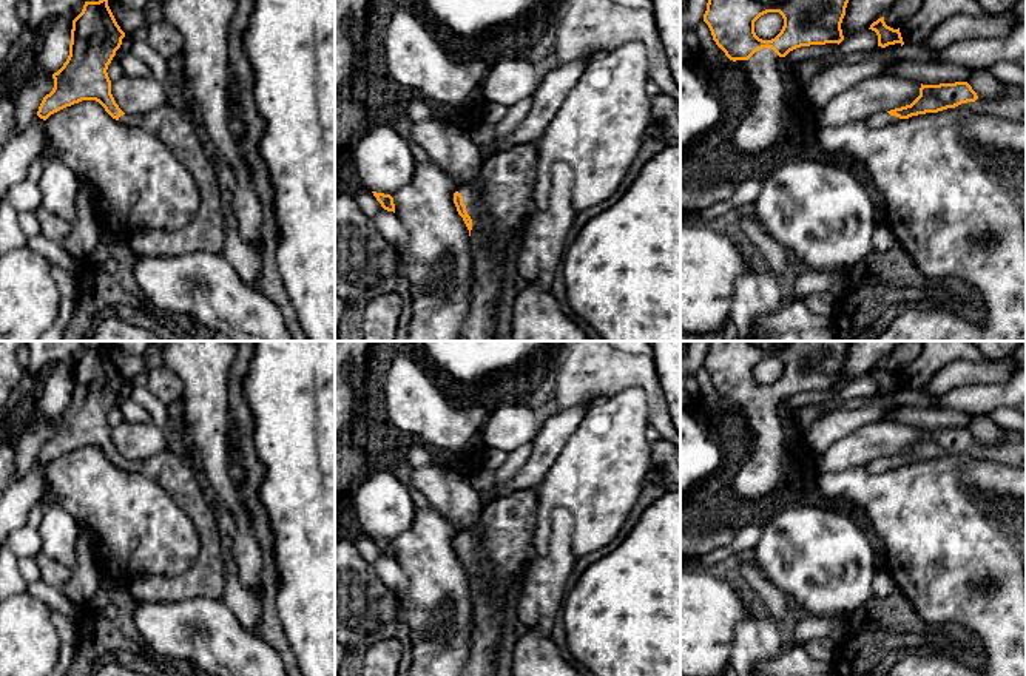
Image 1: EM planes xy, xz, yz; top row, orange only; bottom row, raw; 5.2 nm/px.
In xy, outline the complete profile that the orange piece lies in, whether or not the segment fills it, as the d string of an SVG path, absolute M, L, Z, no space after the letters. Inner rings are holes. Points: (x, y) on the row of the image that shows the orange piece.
M108 0L85 2L82 12L73 20L69 56L52 74L54 88L43 97L37 116L46 120L66 106L96 100L120 123L156 136L193 176L201 204L184 228L139 228L127 238L127 244L137 256L222 253L225 227L218 176L188 111L173 100L147 114L125 114L111 94L106 69L123 37Z

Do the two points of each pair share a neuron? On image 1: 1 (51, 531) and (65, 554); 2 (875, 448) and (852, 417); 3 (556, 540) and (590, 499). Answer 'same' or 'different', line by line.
1: same
2: different
3: different

